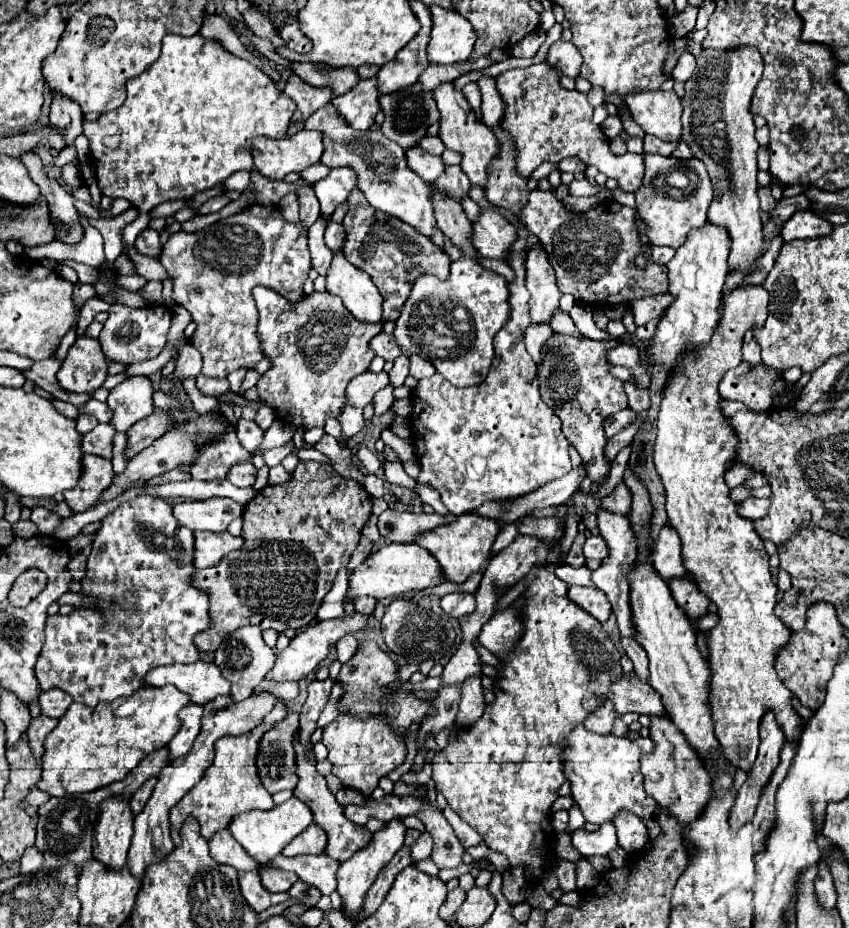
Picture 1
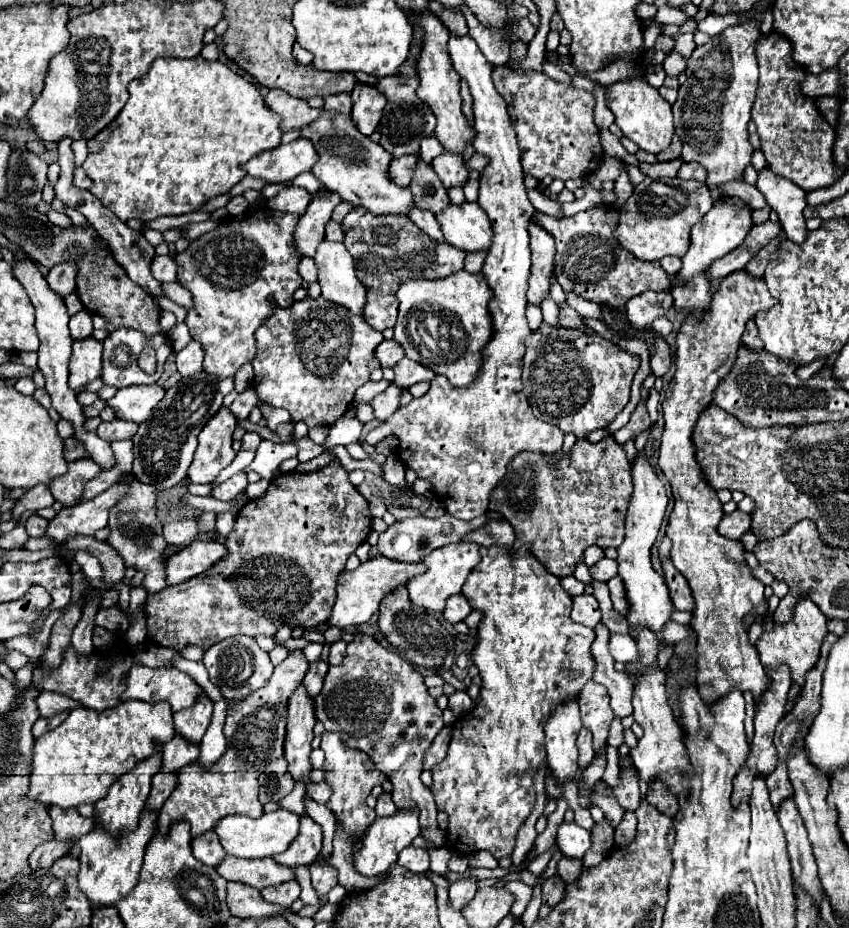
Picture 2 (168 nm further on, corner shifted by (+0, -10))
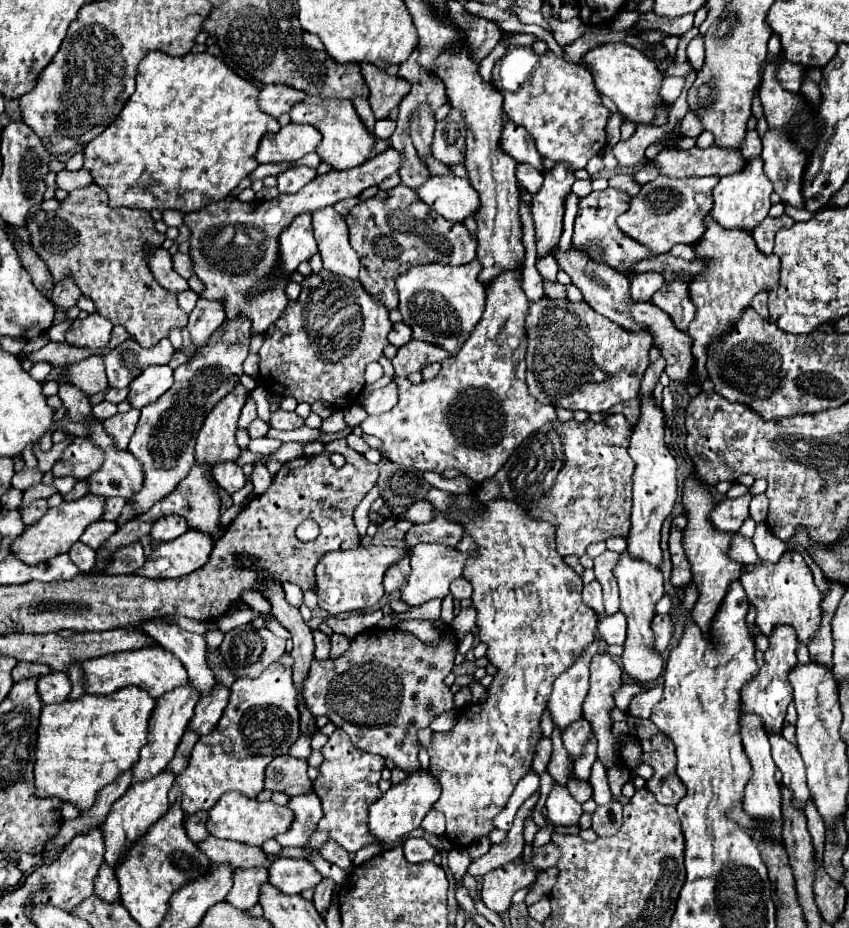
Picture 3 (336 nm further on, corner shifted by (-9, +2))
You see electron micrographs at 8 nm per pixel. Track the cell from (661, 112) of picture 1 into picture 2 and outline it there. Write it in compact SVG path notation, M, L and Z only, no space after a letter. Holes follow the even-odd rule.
M631 77L625 81L617 81L609 85L605 93L607 93L607 107L613 111L615 123L627 139L631 139L643 151L649 151L649 153L659 153L665 147L669 147L675 131L671 105L659 95L655 87L647 83L645 77Z

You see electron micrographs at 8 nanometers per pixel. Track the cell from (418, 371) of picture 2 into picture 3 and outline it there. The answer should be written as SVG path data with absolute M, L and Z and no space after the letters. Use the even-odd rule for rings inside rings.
M412 339L408 345L398 349L396 357L392 359L392 365L396 369L396 377L408 377L410 373L422 371L422 367L430 363L438 363L446 357L450 357L450 353L444 351L442 347Z

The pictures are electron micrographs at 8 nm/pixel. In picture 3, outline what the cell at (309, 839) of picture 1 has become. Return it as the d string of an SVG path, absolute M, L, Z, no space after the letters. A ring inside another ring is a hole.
M314 793L292 797L288 807L294 811L294 823L288 833L276 835L276 841L282 847L308 847L312 831L316 831L318 821L324 817L320 799Z

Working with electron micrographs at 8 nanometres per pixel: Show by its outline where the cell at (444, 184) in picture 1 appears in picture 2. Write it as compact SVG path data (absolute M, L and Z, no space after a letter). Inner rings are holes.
M443 149L443 153L431 161L431 167L439 175L445 189L459 187L467 181L467 169L465 169L459 153L451 153L451 151Z

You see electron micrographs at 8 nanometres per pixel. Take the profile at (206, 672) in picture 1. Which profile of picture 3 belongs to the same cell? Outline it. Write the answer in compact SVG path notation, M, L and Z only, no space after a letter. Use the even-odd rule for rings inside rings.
M144 647L144 649L136 649L136 651L96 657L96 659L86 661L82 665L82 669L86 675L86 693L94 693L94 695L108 695L122 687L136 685L136 687L146 689L154 699L158 699L176 687L188 685L188 681L190 681L180 659L176 659L176 655L172 655L170 651L164 651L162 647Z

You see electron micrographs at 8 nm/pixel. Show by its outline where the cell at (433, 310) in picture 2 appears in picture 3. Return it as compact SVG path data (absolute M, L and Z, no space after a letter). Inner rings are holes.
M476 259L458 267L430 263L412 267L396 279L396 287L400 293L398 309L404 317L402 321L414 331L414 339L436 343L450 355L458 355L460 347L466 343L468 335L474 331L484 313L486 285L478 279L480 271L482 263Z

